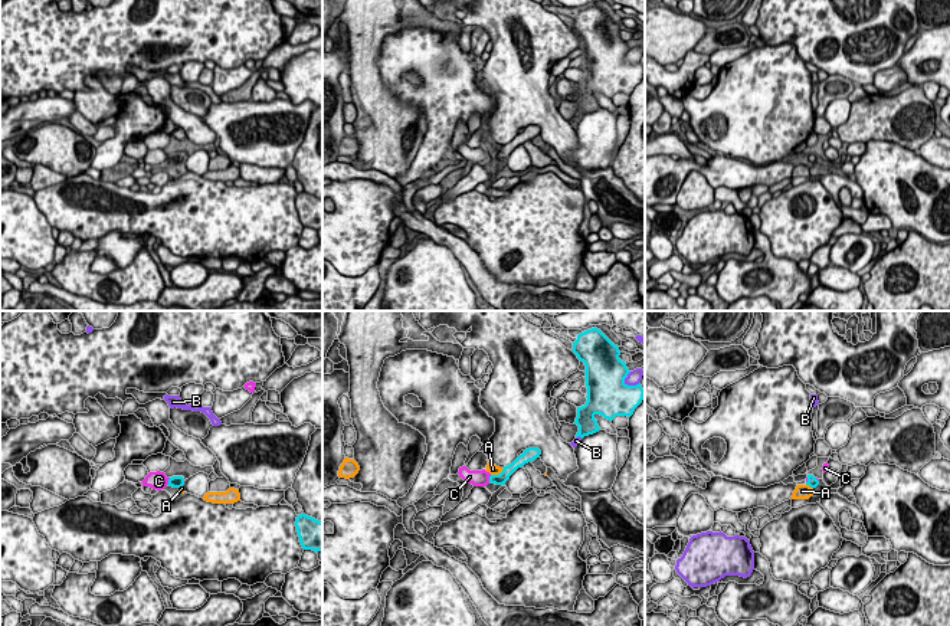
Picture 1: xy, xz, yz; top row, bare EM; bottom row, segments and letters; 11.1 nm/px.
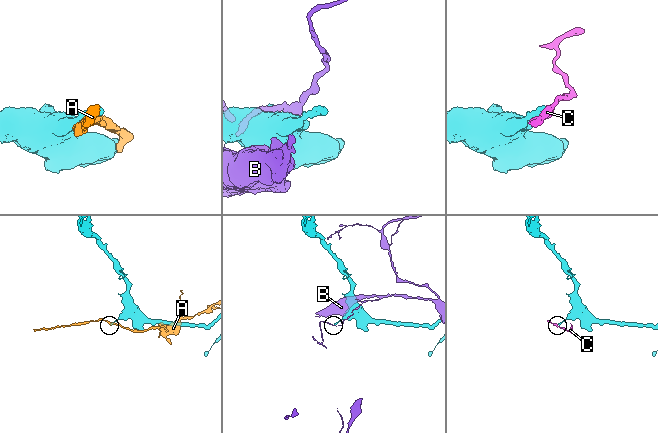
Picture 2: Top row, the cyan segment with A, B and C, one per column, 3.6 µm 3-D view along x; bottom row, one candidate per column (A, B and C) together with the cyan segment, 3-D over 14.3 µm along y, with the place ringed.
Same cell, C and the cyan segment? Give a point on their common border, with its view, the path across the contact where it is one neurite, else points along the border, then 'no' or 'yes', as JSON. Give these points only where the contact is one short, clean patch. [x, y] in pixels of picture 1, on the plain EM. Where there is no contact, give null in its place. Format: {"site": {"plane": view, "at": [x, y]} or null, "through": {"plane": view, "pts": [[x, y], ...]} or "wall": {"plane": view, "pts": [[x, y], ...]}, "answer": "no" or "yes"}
{"site": {"plane": "xy", "at": [169, 159]}, "through": {"plane": "xy", "pts": [[176, 159], [169, 159], [159, 159]]}, "answer": "yes"}

